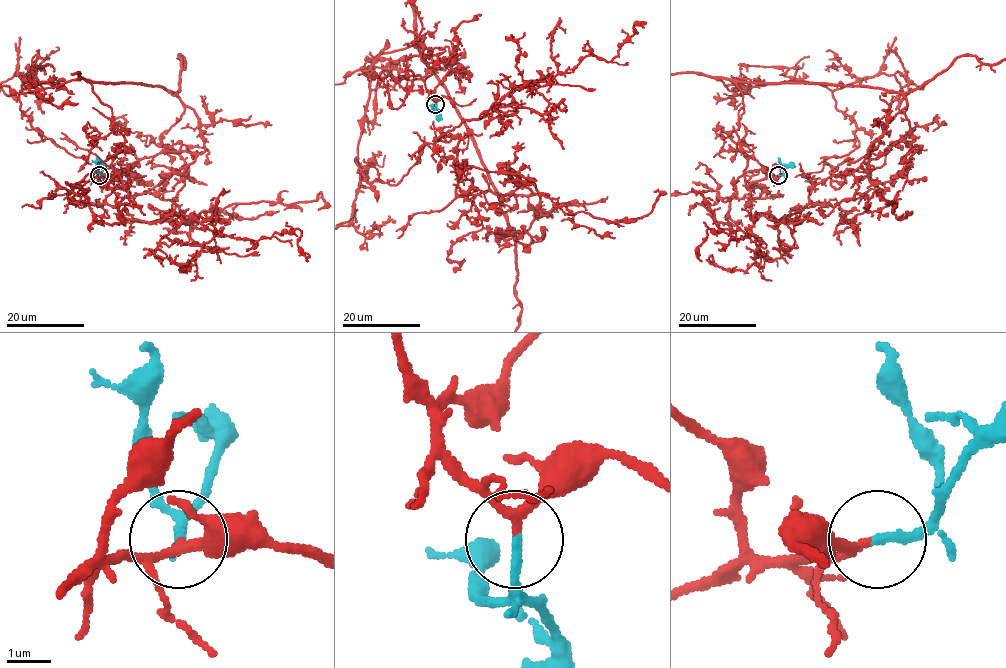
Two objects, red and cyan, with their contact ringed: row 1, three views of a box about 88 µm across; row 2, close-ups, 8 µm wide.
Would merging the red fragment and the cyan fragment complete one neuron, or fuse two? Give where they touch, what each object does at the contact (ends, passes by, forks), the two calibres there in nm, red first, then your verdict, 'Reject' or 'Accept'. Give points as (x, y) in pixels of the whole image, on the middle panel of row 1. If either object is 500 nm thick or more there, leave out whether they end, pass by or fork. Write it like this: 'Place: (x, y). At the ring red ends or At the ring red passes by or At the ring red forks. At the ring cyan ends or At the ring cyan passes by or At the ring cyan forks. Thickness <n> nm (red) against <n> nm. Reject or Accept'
Place: (435, 104). At the ring red passes by. At the ring cyan ends. Thickness 170 nm (red) against 200 nm. Accept

